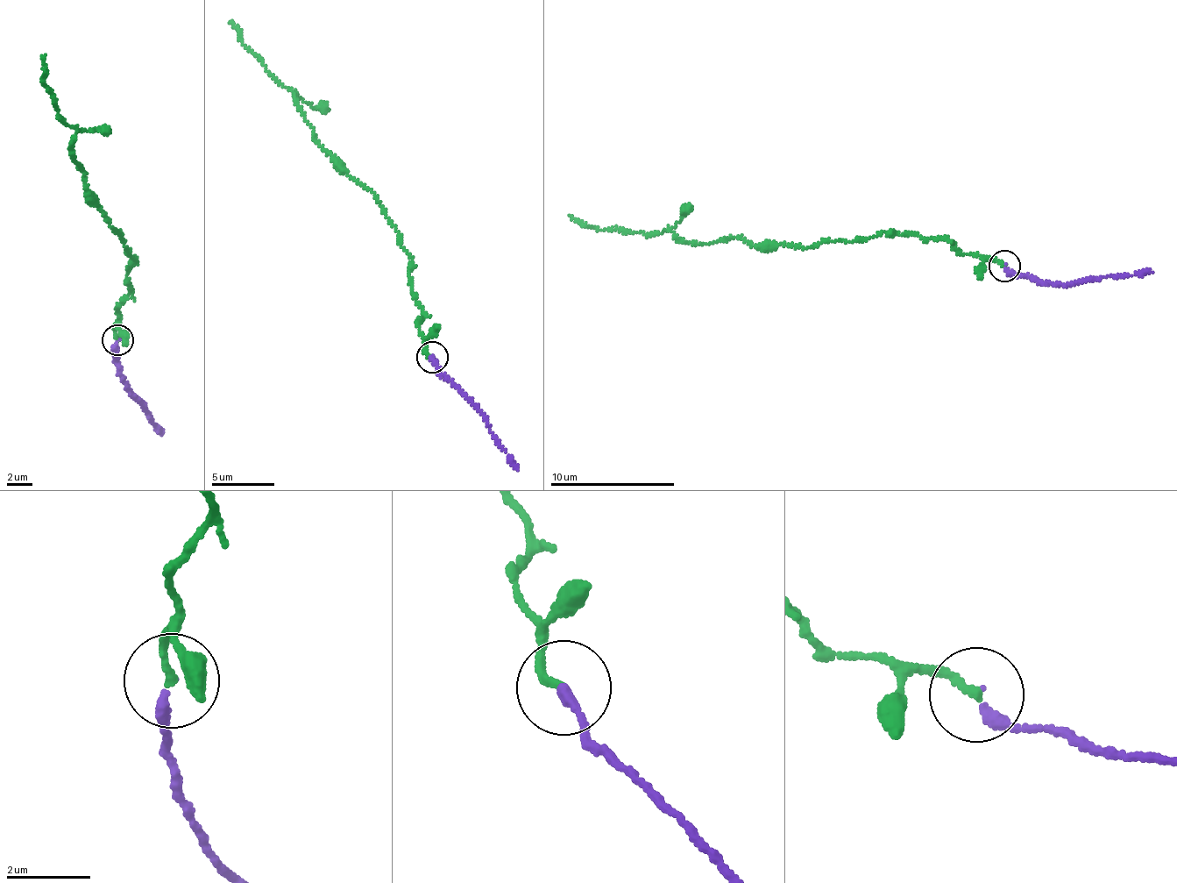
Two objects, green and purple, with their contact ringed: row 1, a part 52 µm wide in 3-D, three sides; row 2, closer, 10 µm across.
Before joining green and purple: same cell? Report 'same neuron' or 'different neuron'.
same neuron

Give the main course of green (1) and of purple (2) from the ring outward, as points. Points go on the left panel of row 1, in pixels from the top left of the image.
1: (116, 339), (127, 274), (137, 257), (91, 195), (73, 154), (76, 132), (43, 83), (45, 54)
2: (120, 339), (114, 358), (125, 389), (143, 403), (161, 435)

